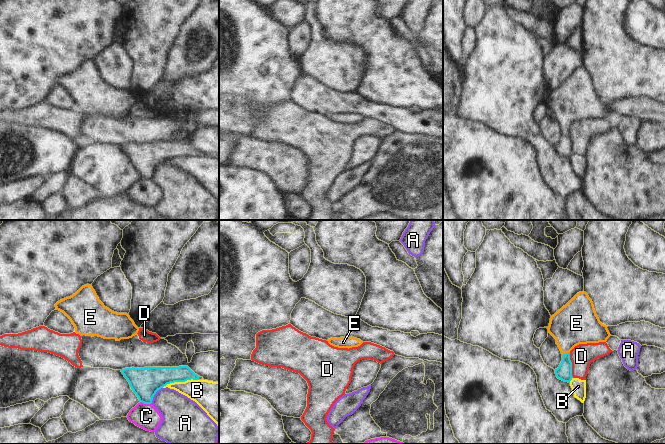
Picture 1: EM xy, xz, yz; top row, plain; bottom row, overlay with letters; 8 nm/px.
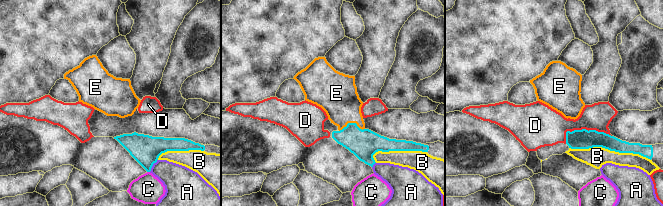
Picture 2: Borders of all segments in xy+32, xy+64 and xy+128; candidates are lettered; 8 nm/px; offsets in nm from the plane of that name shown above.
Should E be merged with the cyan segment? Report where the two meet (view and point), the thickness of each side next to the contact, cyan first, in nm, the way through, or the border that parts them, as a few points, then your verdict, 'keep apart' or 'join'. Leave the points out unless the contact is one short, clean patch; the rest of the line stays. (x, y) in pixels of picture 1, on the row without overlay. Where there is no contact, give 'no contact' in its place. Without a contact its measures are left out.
contact yz (566, 129); calibres 130 and 320 nm; way yz (564, 148), (566, 129), (566, 114), (574, 100); join

